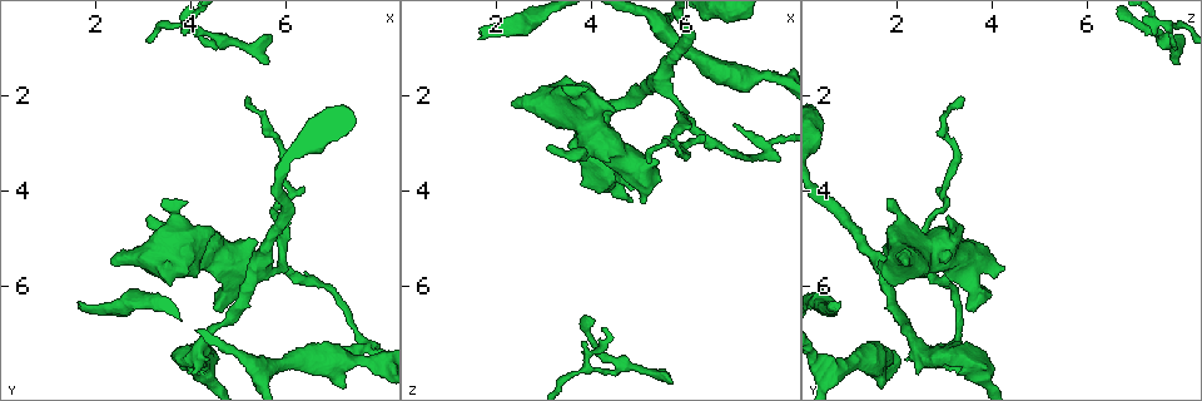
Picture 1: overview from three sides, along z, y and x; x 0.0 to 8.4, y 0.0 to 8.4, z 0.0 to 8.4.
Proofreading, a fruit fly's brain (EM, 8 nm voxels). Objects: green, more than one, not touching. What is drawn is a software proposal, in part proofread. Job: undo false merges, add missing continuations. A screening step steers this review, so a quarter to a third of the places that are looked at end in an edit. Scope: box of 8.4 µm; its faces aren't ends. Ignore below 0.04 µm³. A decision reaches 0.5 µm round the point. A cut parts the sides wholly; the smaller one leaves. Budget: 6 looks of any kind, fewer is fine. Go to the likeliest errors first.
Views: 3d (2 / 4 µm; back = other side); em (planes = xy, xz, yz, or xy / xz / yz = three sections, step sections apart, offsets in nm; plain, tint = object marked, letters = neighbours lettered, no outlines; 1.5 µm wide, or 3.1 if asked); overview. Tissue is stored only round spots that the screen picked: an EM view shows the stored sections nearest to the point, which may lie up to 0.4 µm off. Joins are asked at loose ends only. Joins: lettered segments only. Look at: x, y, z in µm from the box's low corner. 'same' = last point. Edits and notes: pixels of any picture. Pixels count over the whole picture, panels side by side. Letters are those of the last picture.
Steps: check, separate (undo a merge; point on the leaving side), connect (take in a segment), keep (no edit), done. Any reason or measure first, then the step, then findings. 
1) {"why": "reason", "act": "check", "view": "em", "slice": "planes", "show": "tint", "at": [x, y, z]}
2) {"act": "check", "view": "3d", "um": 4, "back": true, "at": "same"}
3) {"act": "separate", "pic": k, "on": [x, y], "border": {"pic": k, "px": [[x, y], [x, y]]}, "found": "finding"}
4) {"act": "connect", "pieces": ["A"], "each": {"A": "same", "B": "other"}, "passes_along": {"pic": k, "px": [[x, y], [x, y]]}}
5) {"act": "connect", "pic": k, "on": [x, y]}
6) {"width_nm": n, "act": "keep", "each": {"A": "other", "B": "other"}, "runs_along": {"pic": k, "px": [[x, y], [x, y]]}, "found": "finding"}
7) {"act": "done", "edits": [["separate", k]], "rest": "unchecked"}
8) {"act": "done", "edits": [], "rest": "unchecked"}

{"why": "branch stops here", "act": "check", "view": "em", "slice": "planes", "show": "plain", "at": [1.70, 6.30, 0.75]}

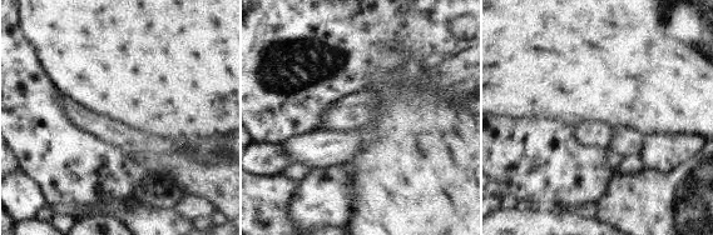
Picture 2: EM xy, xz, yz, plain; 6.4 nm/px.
{"why": "see the neighbours", "act": "check", "view": "em", "slice": "planes", "show": "letters", "at": "same"}

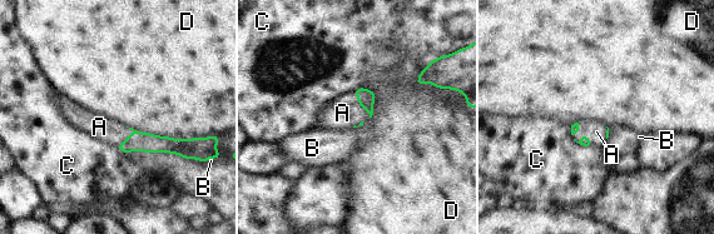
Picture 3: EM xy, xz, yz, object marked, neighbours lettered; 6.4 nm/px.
{"longest_contact_nm": ["D", 480], "act": "connect", "pieces": ["A"], "each": {"A": "same", "B": "other", "C": "other", "D": "other"}, "passes_along": {"pic": 3, "px": [[366, 96], [360, 104], [342, 113]]}, "found": "the neuron continues"}

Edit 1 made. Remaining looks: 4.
{"why": "end of a long branch", "act": "check", "view": "em", "slice": "xz", "step": 4, "show": "letters", "at": [5.15, 2.00, 3.40]}

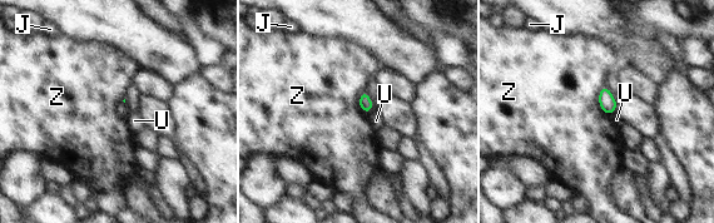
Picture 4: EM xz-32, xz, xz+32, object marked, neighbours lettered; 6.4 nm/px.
{"longest_contact_nm": ["Z", 200], "act": "keep", "each": {"J": "other", "U": "other", "Z": "other"}, "border": {"pic": 4, "px": [[605, 84], [599, 105], [610, 114]]}, "found": "no lettered segment goes on from it"}

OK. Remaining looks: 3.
{"act": "done", "edits": [["connect", 3]], "rest": "unchecked"}

